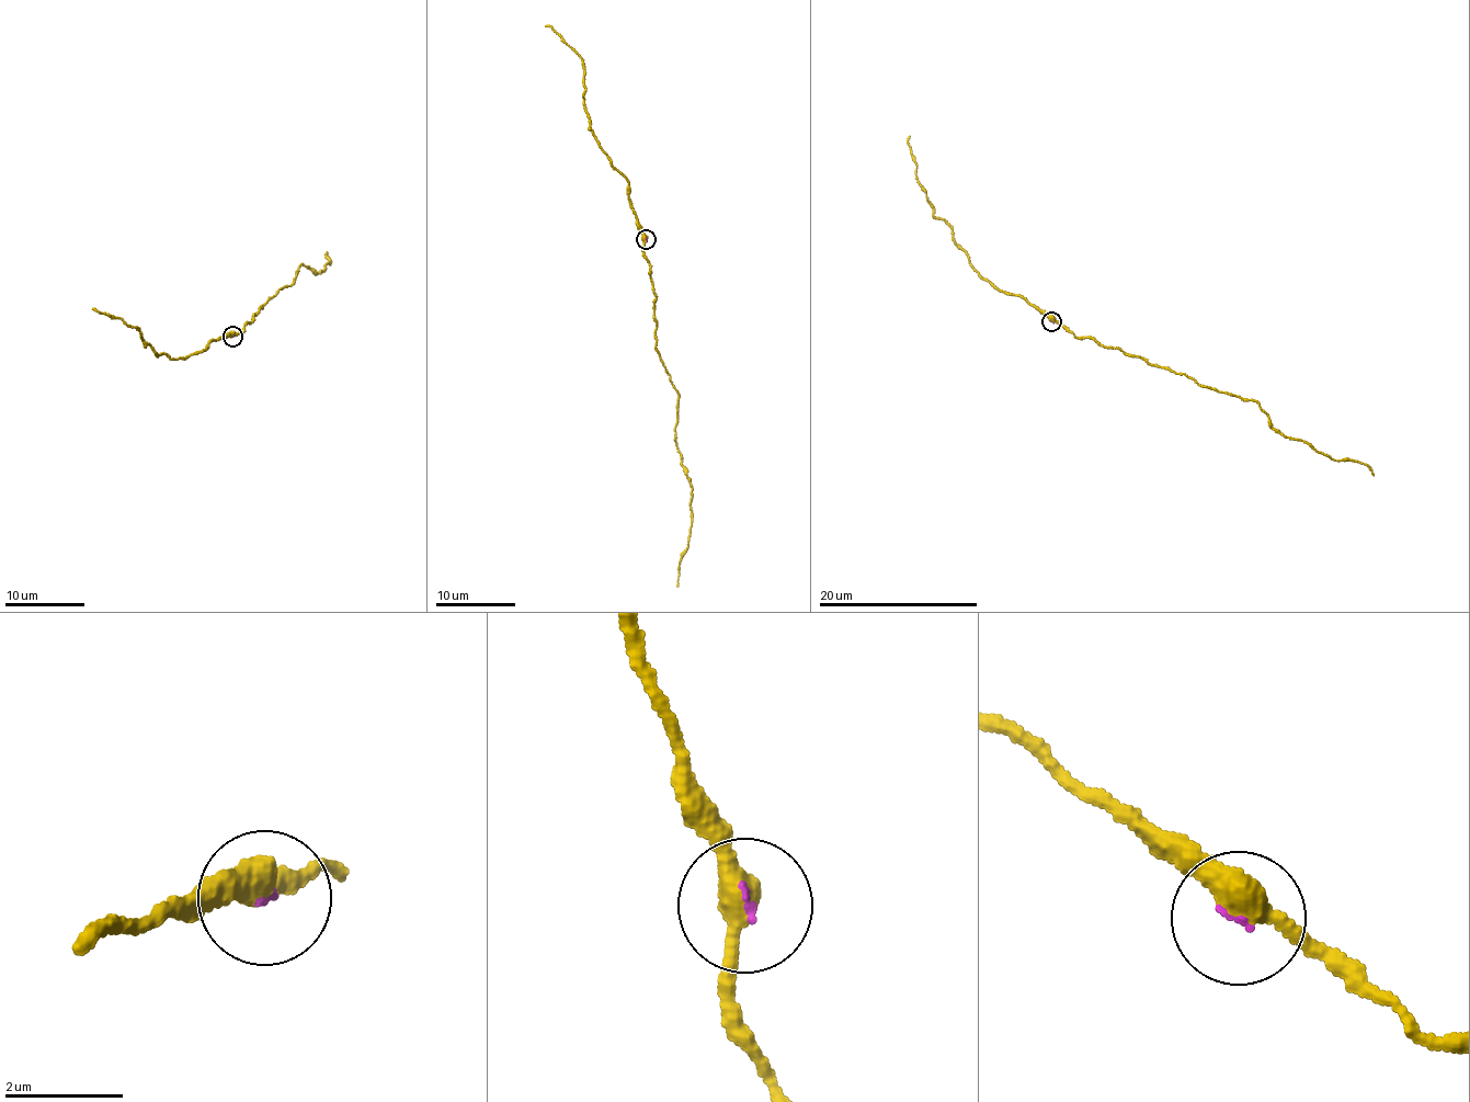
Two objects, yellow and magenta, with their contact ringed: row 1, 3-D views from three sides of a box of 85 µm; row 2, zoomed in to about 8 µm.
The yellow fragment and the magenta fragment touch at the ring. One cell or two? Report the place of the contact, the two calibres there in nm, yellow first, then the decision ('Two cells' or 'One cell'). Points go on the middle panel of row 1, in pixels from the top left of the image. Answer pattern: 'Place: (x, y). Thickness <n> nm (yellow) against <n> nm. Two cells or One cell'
Place: (646, 239). Thickness 400 nm (yellow) against 60 nm. One cell

